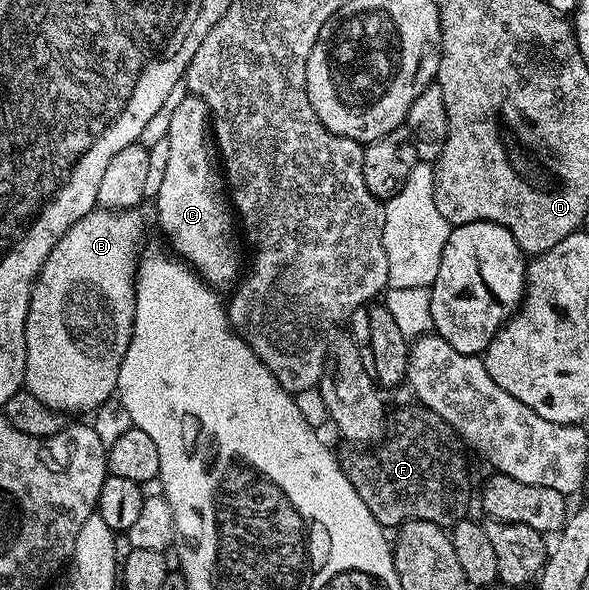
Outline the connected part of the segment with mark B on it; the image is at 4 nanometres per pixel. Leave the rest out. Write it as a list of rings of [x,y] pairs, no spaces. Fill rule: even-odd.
[[[98,207],[94,212],[84,215],[84,219],[77,221],[59,239],[56,247],[48,255],[44,267],[38,273],[37,280],[34,281],[28,305],[28,319],[26,320],[26,383],[24,389],[25,392],[36,395],[36,399],[40,399],[40,403],[44,403],[50,409],[57,409],[63,415],[86,412],[89,414],[115,396],[120,375],[120,363],[124,363],[124,351],[128,351],[128,343],[132,339],[132,327],[134,326],[134,270],[136,254],[143,244],[142,217],[138,213],[140,212],[137,208],[109,211]]]

